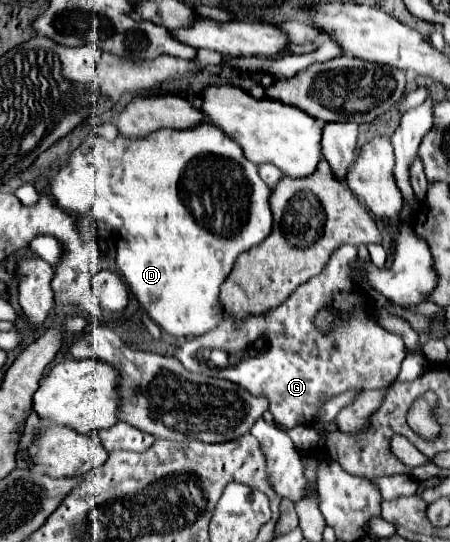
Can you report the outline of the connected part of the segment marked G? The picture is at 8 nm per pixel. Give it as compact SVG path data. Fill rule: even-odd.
M341 245L341 249L333 251L325 269L317 277L299 285L283 301L283 305L279 305L277 309L271 309L263 317L249 317L239 327L231 319L225 319L217 329L187 341L177 351L177 359L185 365L185 369L209 375L209 351L223 349L229 357L229 363L223 369L215 369L215 377L221 377L221 379L227 379L235 385L241 385L251 395L267 397L269 411L275 417L275 421L283 423L289 429L295 427L295 425L315 423L317 413L323 407L323 403L329 401L331 397L351 389L351 387L379 389L379 387L389 385L399 375L399 367L401 367L401 361L405 359L407 351L405 351L405 345L403 345L401 337L391 335L389 331L381 329L377 323L371 321L369 313L371 313L373 305L367 303L367 295L357 293L359 289L349 285L349 281L345 281L345 261L351 261L353 257L357 257L357 247ZM323 307L335 309L337 315L339 315L339 323L329 335L323 335L313 325L313 319L315 319L317 311L323 309Z

